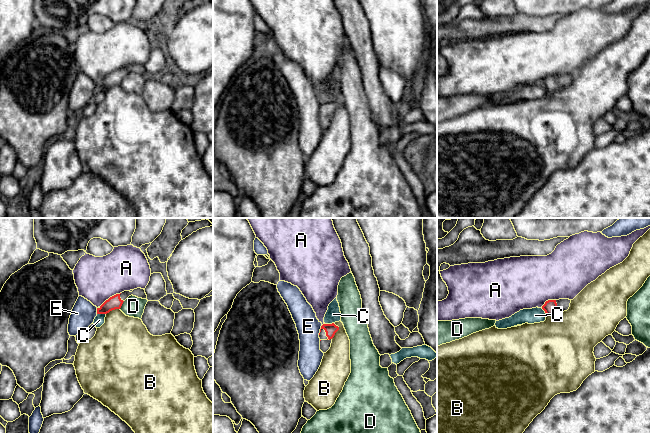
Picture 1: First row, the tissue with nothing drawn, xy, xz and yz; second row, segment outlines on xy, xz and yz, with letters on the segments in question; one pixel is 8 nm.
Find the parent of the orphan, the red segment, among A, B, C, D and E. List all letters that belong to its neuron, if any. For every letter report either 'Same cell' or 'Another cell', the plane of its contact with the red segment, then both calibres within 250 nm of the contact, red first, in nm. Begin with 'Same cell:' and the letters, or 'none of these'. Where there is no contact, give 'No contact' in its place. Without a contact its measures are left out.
Same cell: none of these
A: Another cell. Touches red in xy. Thickness 110 nm (red) against 360 nm
B: Another cell. Touches red in xz. Thickness 90 nm (red) against 220 nm
C: Another cell. Touches red in xy. Thickness 110 nm (red) against 90 nm
D: Another cell. Touches red in xy. Thickness 110 nm (red) against 160 nm
E: Another cell. Touches red in xz. Thickness 90 nm (red) against 190 nm

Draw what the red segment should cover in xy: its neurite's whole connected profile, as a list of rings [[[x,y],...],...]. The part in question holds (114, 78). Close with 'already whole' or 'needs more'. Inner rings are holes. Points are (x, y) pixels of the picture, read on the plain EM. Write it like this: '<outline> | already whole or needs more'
[[[137,64],[132,68],[124,67],[121,70],[116,70],[106,76],[99,84],[97,84],[97,90],[107,90],[112,86],[120,85],[123,78],[131,71],[138,74],[147,75],[147,71],[144,65]]] | needs more

